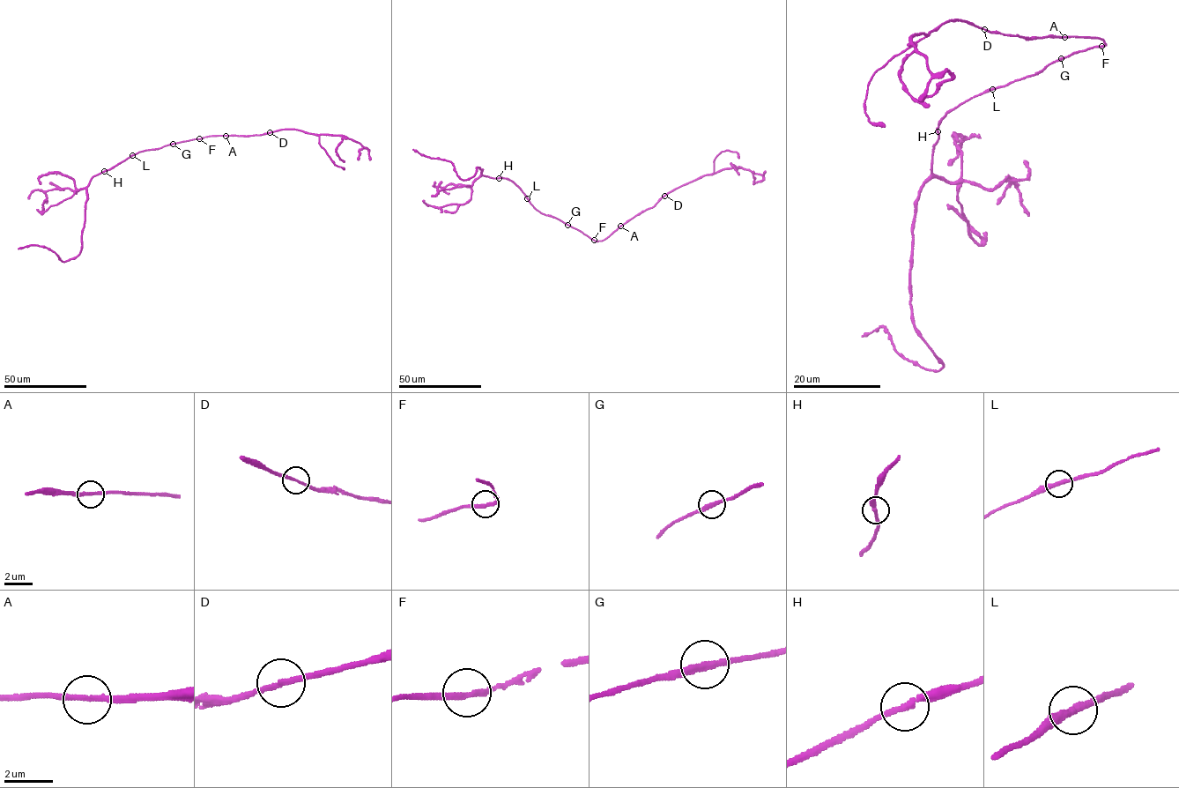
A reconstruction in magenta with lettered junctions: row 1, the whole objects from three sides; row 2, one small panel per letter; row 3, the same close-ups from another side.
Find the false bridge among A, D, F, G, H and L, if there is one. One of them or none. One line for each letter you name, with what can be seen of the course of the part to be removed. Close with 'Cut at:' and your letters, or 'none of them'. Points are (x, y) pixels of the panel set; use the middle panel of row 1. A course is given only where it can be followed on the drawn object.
Cut at: none of them

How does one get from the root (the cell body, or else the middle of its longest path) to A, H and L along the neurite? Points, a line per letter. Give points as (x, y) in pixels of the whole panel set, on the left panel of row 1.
A: (167, 145), (205, 137), (226, 136)
H: (167, 145), (139, 152), (104, 171)
L: (167, 145), (132, 155)

